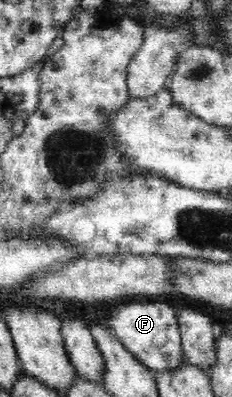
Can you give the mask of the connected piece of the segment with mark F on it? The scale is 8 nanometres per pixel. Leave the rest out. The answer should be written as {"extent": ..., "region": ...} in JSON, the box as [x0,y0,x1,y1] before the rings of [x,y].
{"extent":[107,301,185,375],"region":[[[159,301],[119,303],[119,305],[109,307],[107,315],[109,315],[108,325],[113,326],[116,337],[142,365],[154,373],[163,375],[165,371],[175,371],[175,367],[179,367],[185,360],[177,314],[175,309],[169,307],[167,303]]]}

